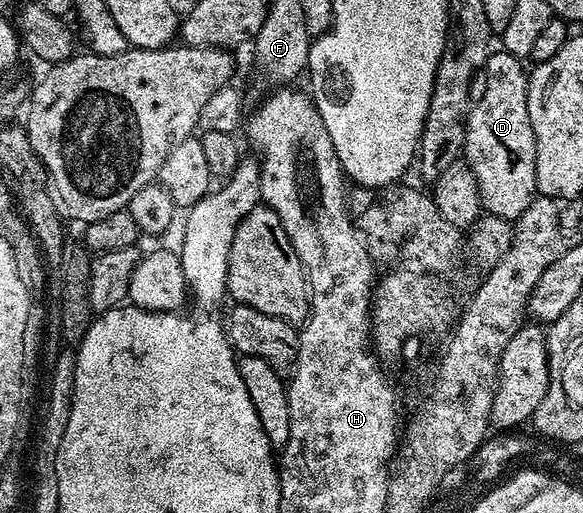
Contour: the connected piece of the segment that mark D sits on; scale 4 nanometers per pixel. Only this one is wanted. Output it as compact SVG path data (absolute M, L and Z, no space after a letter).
M496 49L490 56L487 57L487 64L485 67L485 75L487 79L483 82L483 95L474 99L473 105L467 111L467 131L465 132L465 140L463 141L463 152L461 155L462 161L465 163L467 169L471 170L475 178L475 183L479 189L479 198L483 202L484 211L492 218L503 218L509 223L514 223L516 218L521 216L521 212L525 212L525 208L529 208L529 204L535 201L537 191L535 189L535 137L533 136L533 124L529 124L529 104L527 103L527 79L529 77L529 70L520 59L508 54L506 50Z

